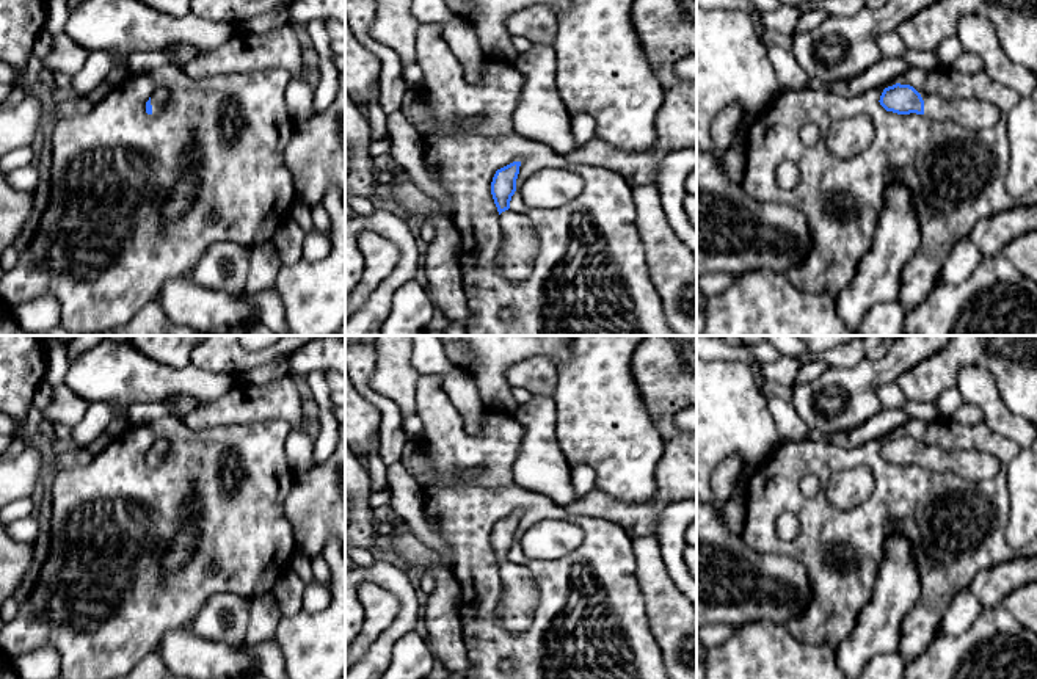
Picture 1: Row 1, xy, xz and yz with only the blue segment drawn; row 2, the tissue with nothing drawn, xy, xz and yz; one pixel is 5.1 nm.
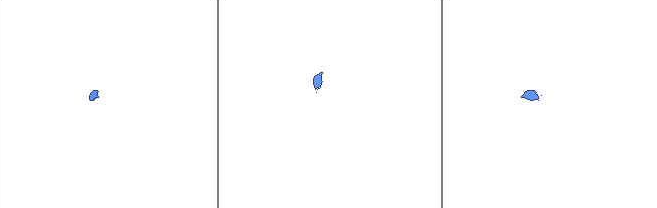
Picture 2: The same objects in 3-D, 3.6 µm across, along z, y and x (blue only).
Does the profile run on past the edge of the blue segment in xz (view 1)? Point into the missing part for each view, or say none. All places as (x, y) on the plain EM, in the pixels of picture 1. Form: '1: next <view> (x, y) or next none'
1: next xz (515, 610)

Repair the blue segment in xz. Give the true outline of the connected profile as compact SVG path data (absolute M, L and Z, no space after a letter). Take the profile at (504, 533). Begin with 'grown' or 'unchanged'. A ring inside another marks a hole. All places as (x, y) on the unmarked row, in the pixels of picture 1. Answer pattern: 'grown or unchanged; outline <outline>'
grown; outline M513 513L497 521L491 533L491 546L504 583L496 619L511 634L522 634L530 627L538 604L538 590L530 571L510 558L511 547L516 543L519 517L521 513Z

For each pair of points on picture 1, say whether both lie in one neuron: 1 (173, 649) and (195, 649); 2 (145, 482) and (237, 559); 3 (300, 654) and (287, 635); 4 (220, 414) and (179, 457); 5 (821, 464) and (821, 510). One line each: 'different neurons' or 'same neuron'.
1: same neuron
2: same neuron
3: same neuron
4: different neurons
5: same neuron

